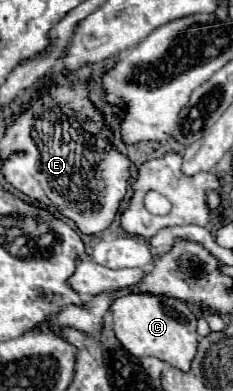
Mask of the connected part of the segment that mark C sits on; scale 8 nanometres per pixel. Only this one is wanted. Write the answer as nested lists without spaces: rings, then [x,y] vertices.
[[[127,294],[113,302],[113,330],[117,340],[137,358],[155,356],[173,368],[187,372],[197,352],[197,316],[193,310],[175,298],[153,294]]]

